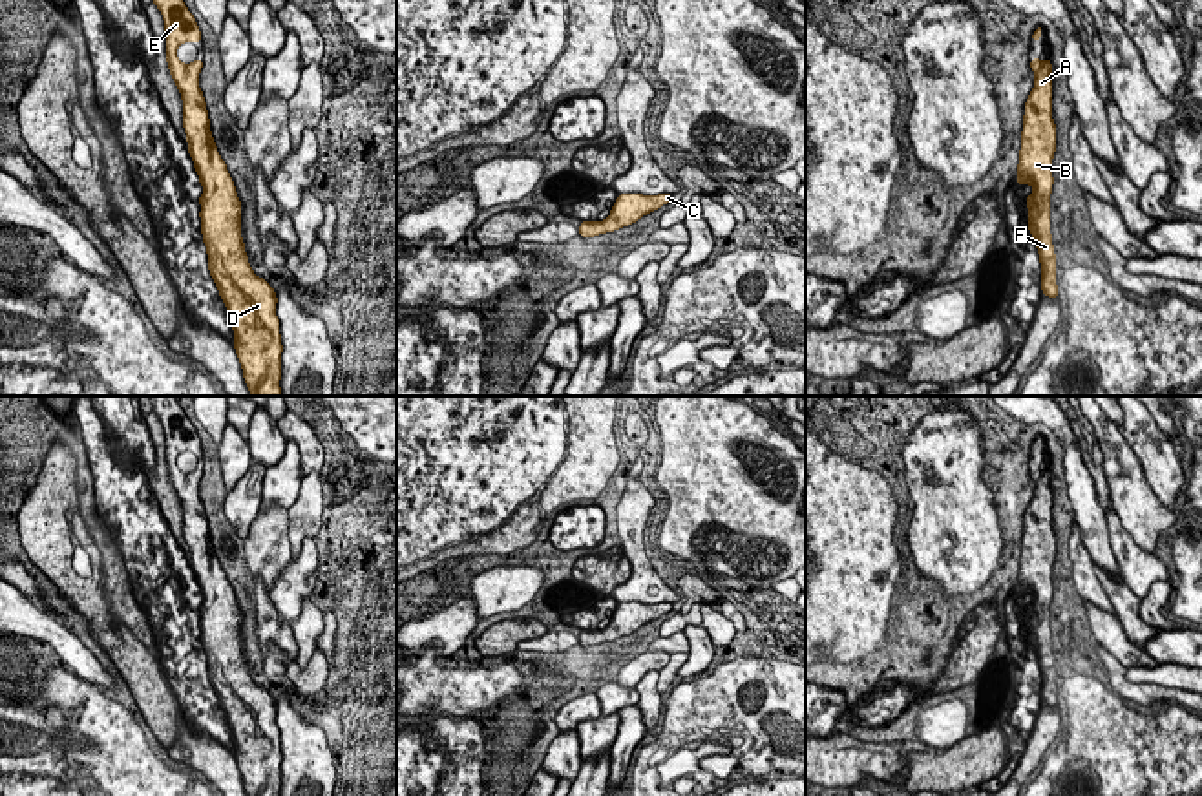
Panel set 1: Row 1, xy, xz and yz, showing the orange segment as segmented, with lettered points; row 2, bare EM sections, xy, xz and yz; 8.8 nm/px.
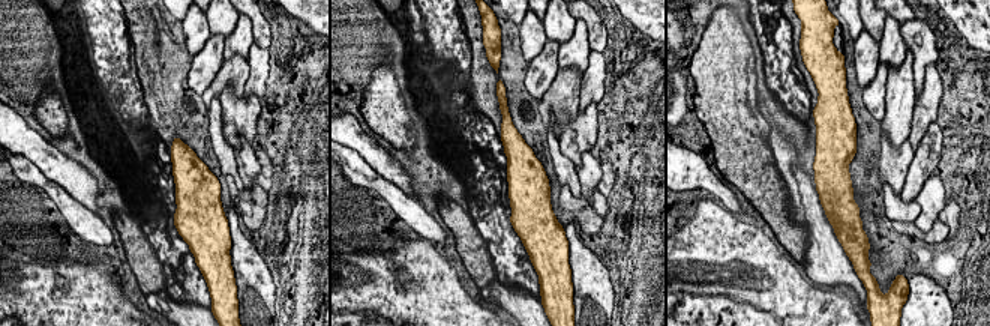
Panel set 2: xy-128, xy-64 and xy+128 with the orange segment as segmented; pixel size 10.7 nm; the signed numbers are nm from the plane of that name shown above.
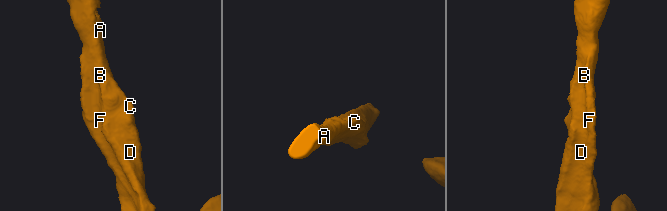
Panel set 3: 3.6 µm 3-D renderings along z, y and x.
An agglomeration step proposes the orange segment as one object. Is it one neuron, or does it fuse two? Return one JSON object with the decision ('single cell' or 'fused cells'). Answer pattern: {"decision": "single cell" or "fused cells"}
{"decision": "single cell"}

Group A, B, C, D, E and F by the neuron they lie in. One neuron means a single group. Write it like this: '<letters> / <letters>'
A B C D E F

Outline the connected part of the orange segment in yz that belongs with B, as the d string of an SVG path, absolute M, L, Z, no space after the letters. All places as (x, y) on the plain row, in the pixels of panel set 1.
M1030 469L1034 497L1025 511L1017 593L1030 593L1034 601L1025 608L1028 641L1041 672L1041 701L1058 707L1056 663L1050 643L1052 568L1056 560L1056 533L1052 528L1052 471Z

